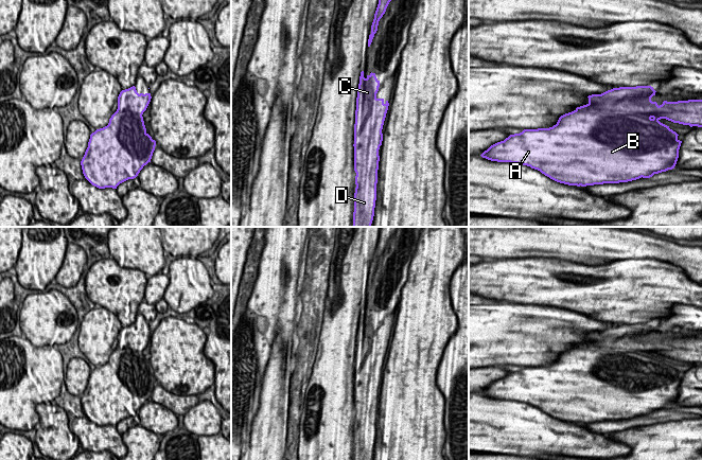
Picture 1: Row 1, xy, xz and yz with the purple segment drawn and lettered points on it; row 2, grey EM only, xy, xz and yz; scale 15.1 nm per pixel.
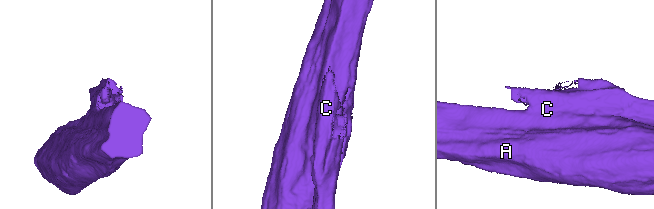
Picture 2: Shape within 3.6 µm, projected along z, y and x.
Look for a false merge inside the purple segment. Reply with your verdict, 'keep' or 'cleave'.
cleave

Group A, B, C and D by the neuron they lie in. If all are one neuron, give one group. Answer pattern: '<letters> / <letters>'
A B / C D

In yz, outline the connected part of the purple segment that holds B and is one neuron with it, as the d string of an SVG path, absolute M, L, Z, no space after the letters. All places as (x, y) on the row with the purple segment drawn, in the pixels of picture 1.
M612 109L578 111L561 116L549 128L524 129L491 145L480 156L491 161L530 166L550 179L577 187L619 183L650 178L674 169L682 141L659 120L624 116Z

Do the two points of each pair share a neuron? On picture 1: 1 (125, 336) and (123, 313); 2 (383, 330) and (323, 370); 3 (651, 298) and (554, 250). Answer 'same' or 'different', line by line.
1: different
2: different
3: different

